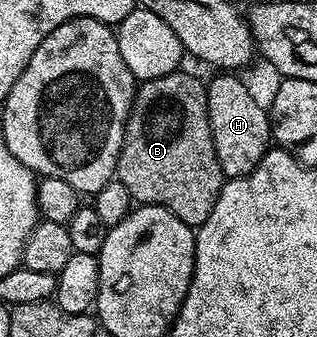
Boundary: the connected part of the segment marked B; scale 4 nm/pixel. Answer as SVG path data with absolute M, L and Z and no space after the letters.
M185 69L172 71L167 77L144 80L136 88L125 122L115 176L127 185L134 204L165 207L194 229L211 217L221 187L227 182L219 157L215 157L205 88L204 82L188 75Z

